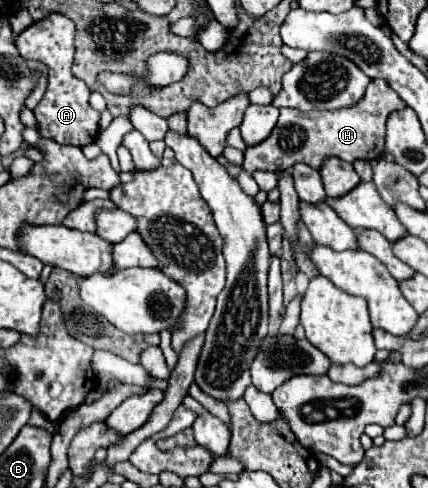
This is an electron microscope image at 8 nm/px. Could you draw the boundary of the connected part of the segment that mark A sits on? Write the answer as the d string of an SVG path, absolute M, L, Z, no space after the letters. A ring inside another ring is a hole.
M48 16L40 22L34 22L24 32L16 36L18 54L24 58L40 60L48 66L48 88L40 104L32 110L38 122L38 132L42 138L52 138L58 144L68 146L88 146L98 136L100 114L90 108L90 88L72 76L72 60L74 60L74 24L66 16Z

